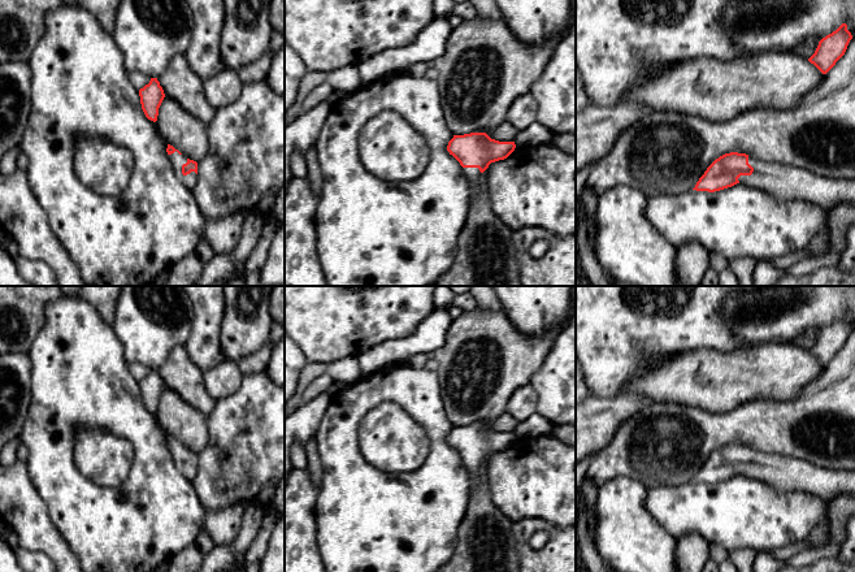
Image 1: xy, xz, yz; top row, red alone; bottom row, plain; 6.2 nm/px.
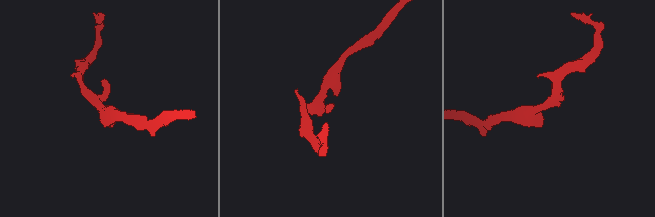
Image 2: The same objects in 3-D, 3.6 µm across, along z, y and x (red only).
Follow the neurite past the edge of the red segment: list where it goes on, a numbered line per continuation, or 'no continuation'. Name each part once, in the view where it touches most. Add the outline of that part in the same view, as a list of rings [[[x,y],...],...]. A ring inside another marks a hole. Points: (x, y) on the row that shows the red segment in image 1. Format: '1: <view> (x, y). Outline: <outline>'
1: yz (782, 181). Outline: [[[748,156],[748,164],[754,168],[754,172],[751,176],[741,176],[738,178],[739,183],[761,188],[777,199],[802,199],[813,202],[826,211],[832,211],[841,204],[855,208],[855,181],[825,178],[802,168],[761,161],[752,156]]]

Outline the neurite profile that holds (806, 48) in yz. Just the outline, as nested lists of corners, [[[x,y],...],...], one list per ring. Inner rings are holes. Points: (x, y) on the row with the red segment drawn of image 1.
[[[816,38],[806,39],[799,46],[797,46],[795,49],[791,52],[802,56],[804,58],[810,58],[815,53],[815,51],[819,46],[819,42],[820,40]]]

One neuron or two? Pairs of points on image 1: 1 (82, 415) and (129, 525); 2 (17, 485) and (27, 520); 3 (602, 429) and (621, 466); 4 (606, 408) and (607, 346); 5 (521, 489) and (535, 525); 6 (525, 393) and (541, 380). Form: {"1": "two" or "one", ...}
{"1": "one", "2": "one", "3": "two", "4": "two", "5": "two", "6": "two"}

